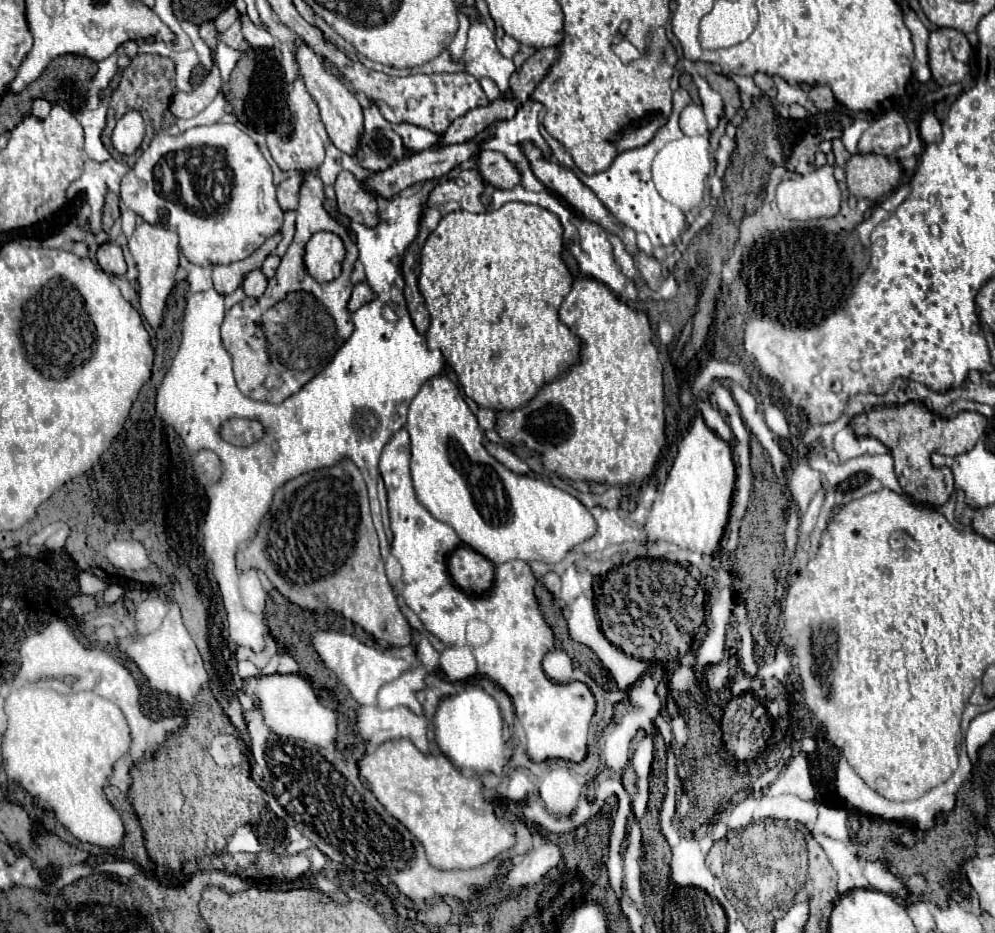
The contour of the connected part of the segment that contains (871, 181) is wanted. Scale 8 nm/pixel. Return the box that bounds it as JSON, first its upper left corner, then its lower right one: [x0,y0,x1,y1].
[845,153,903,199]

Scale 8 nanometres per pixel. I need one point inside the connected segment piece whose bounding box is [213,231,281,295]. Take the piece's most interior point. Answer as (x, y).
(226, 278)

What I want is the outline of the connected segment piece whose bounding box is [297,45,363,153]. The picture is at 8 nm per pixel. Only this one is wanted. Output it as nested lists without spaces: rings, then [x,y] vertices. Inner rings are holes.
[[[299,45],[297,47],[297,61],[299,61],[299,73],[307,85],[307,91],[311,93],[311,97],[319,105],[321,119],[325,123],[325,129],[327,129],[331,141],[335,143],[337,149],[341,149],[345,153],[355,153],[357,151],[357,137],[363,131],[363,111],[355,99],[355,95],[335,75],[331,75],[323,69],[323,63],[321,63],[323,59],[311,47]]]

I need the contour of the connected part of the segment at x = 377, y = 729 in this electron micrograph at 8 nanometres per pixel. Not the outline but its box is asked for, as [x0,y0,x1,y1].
[357,707,429,753]

